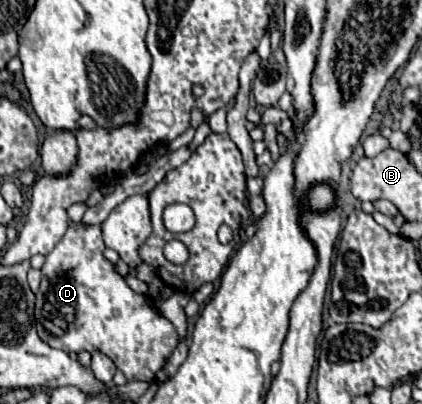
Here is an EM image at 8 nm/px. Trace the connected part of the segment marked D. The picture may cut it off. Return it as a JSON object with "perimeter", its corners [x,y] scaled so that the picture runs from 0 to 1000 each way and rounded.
{"perimeter":[[[166,550],[142,604],[109,634],[100,698],[85,723],[85,817],[123,861],[152,871],[242,866],[303,941],[360,946],[422,851],[417,812],[393,792],[360,738],[322,728],[246,639],[237,559]]]}

